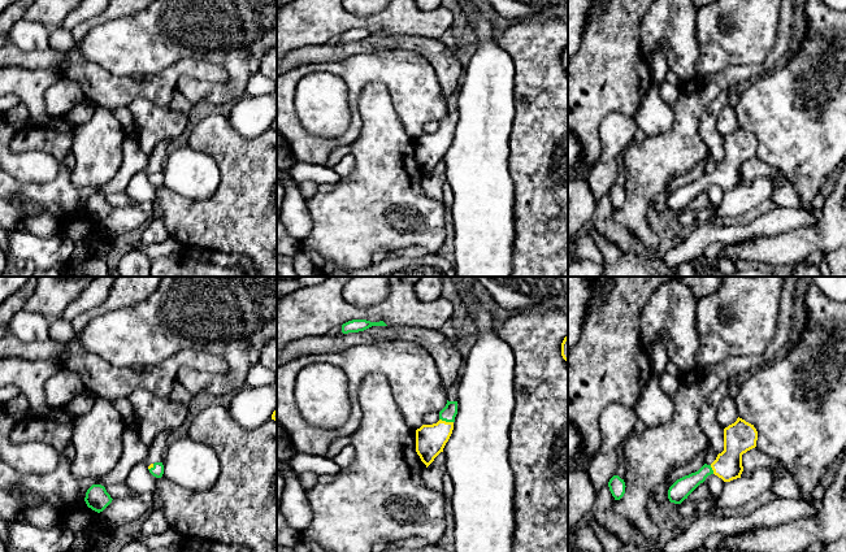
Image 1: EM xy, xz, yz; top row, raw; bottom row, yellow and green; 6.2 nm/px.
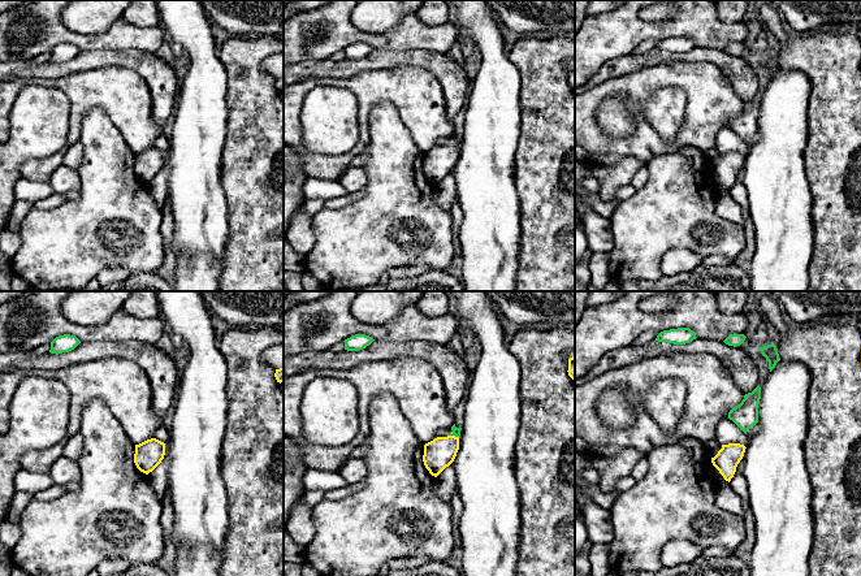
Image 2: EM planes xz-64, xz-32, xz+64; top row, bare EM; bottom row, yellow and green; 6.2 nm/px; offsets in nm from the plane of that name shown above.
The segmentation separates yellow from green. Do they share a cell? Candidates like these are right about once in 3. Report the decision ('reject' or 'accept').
accept

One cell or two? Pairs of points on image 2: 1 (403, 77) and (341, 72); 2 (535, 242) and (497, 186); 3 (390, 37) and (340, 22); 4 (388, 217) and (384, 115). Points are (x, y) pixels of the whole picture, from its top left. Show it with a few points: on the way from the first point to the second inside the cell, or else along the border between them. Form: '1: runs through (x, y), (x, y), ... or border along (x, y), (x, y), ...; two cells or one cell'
1: border along (386, 66), (362, 70), (347, 77), (327, 78); two cells
2: border along (515, 191), (519, 199), (519, 251); two cells
3: runs through (377, 38), (353, 35); one cell
4: runs through (388, 191), (388, 141); one cell

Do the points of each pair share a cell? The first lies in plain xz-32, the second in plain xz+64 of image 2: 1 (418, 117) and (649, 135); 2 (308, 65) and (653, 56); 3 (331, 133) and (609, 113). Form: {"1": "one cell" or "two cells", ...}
{"1": "one cell", "2": "one cell", "3": "one cell"}

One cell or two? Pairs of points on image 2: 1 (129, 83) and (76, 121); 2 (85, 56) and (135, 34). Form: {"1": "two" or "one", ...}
{"1": "one", "2": "two"}

